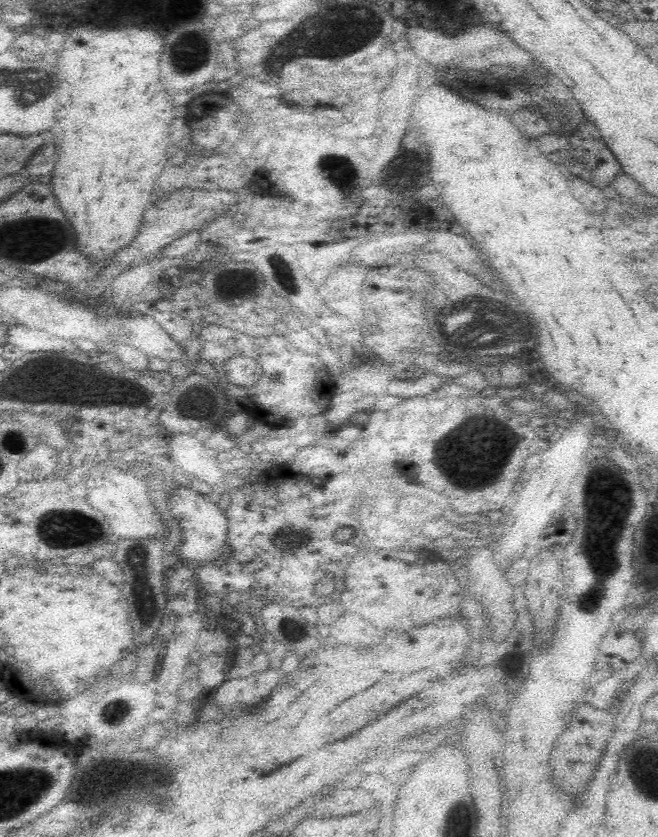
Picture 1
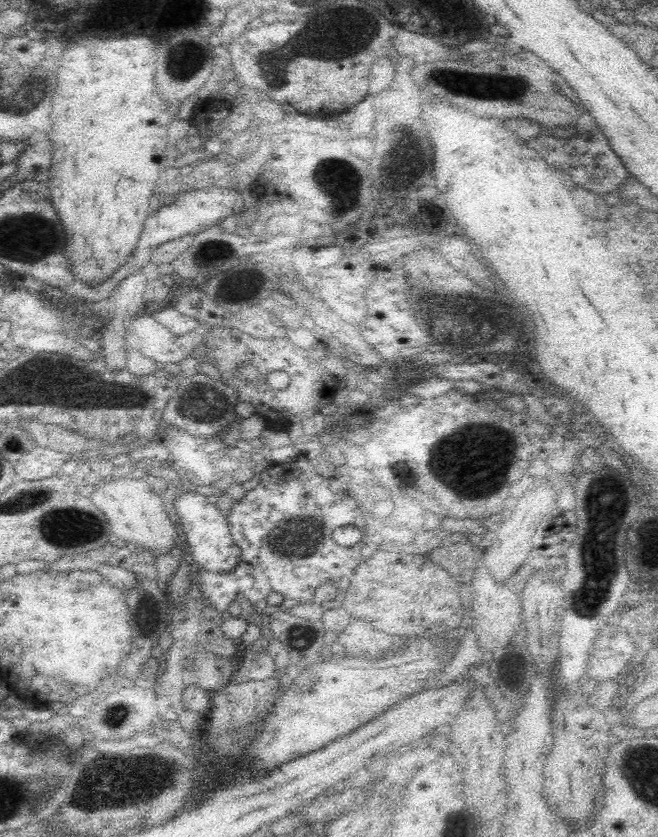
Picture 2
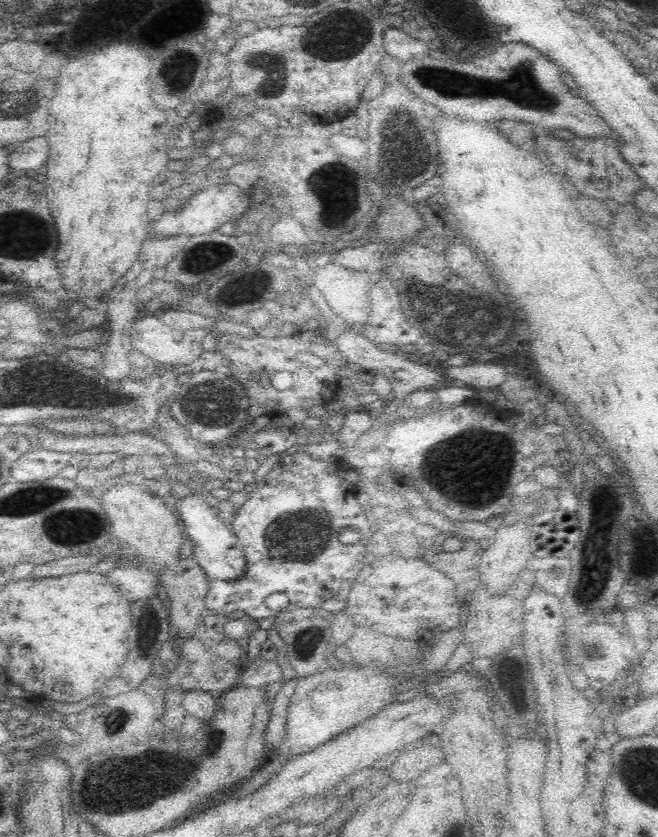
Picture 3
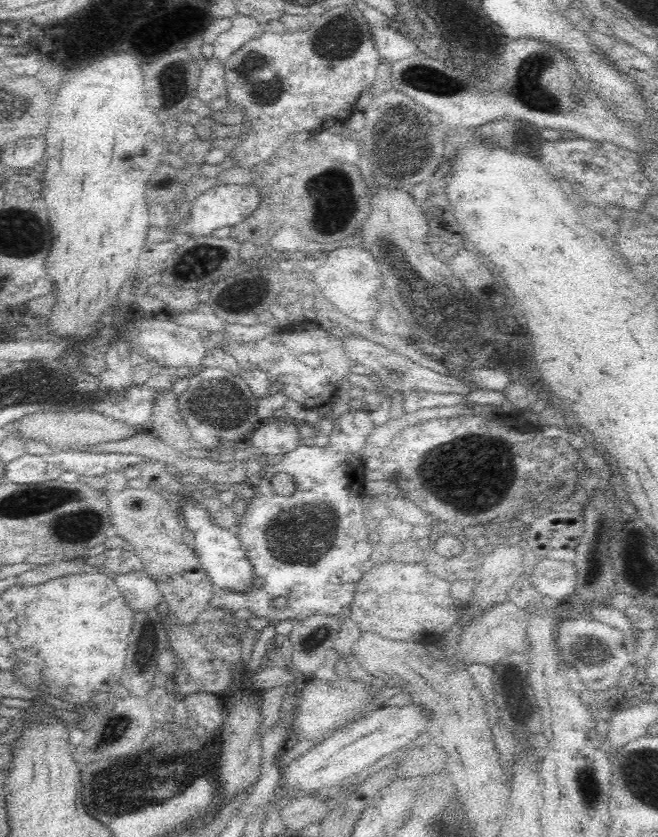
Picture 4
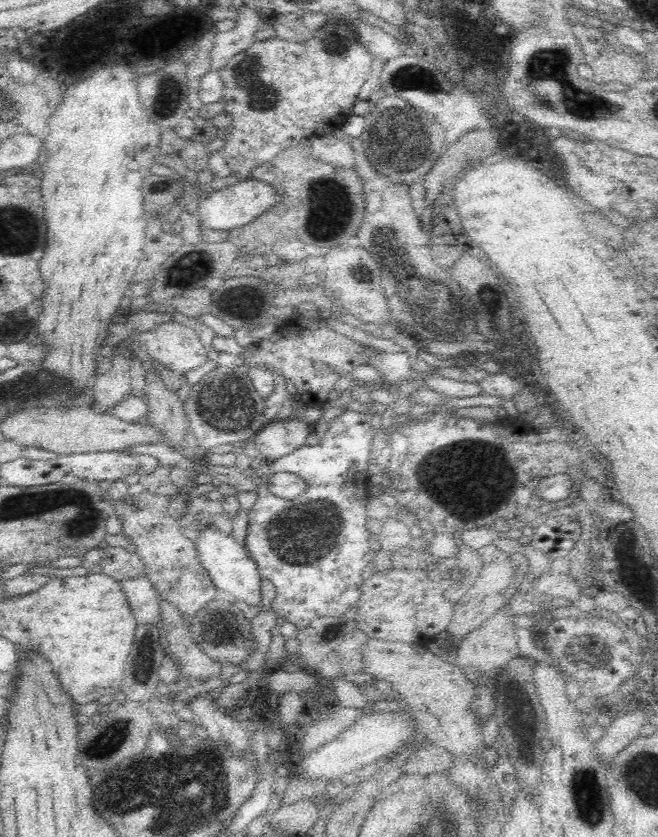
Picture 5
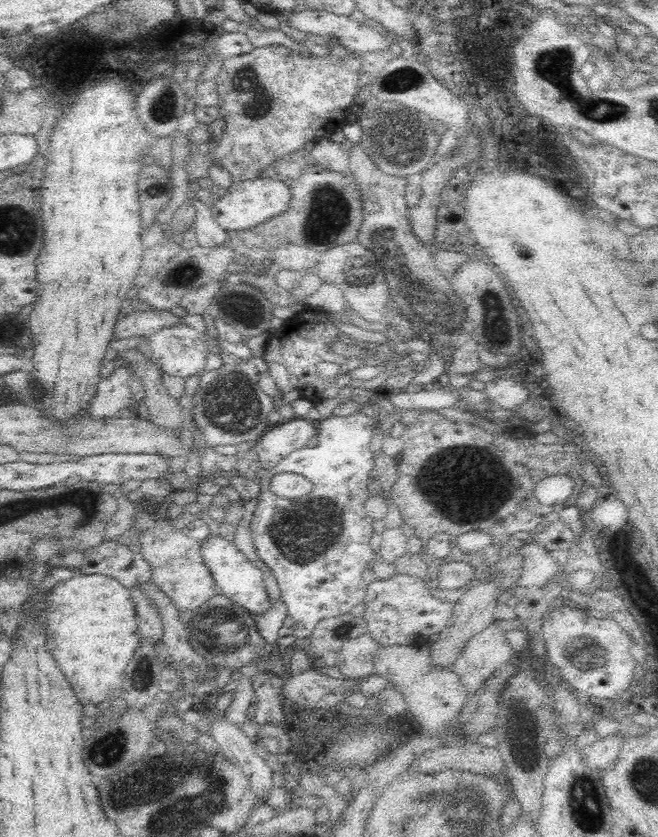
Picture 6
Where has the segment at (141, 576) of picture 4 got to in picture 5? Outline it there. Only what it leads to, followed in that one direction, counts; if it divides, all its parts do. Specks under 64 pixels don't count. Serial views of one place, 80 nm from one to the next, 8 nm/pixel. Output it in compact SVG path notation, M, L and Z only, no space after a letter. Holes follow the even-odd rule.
M147 575L134 576L119 582L138 623L157 624L160 620L162 598Z

